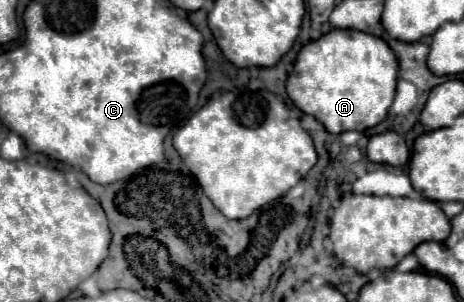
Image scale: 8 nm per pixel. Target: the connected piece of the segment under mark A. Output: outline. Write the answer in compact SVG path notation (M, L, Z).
M332 29L302 47L286 91L300 111L316 117L326 131L338 135L350 129L364 131L384 121L394 101L396 83L398 61L384 39L354 29Z

